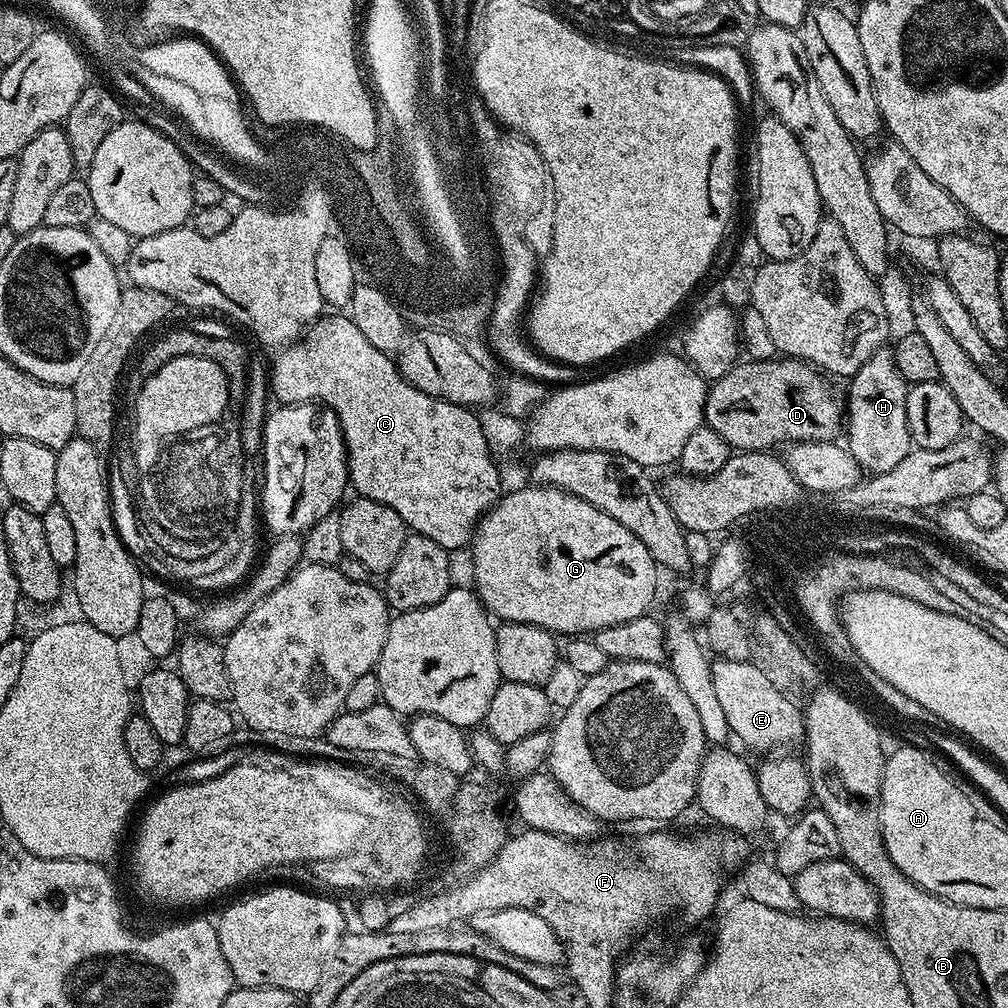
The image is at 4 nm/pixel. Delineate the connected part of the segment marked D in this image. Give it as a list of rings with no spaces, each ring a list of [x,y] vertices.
[[[773,358],[749,359],[746,364],[737,363],[724,376],[709,387],[704,400],[704,424],[726,438],[729,449],[742,452],[767,452],[776,447],[787,446],[801,440],[832,440],[835,432],[841,431],[846,420],[846,408],[832,393],[825,373],[815,369],[804,360]]]

